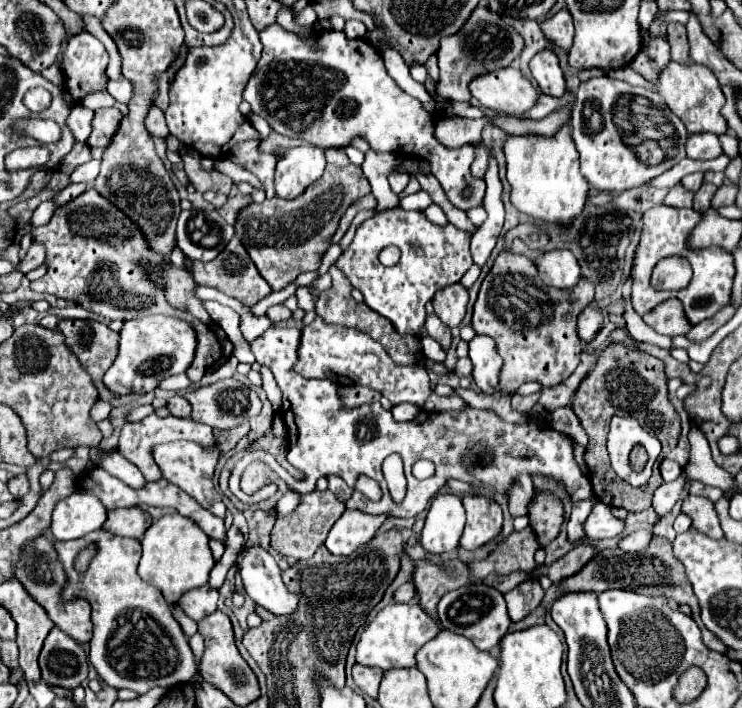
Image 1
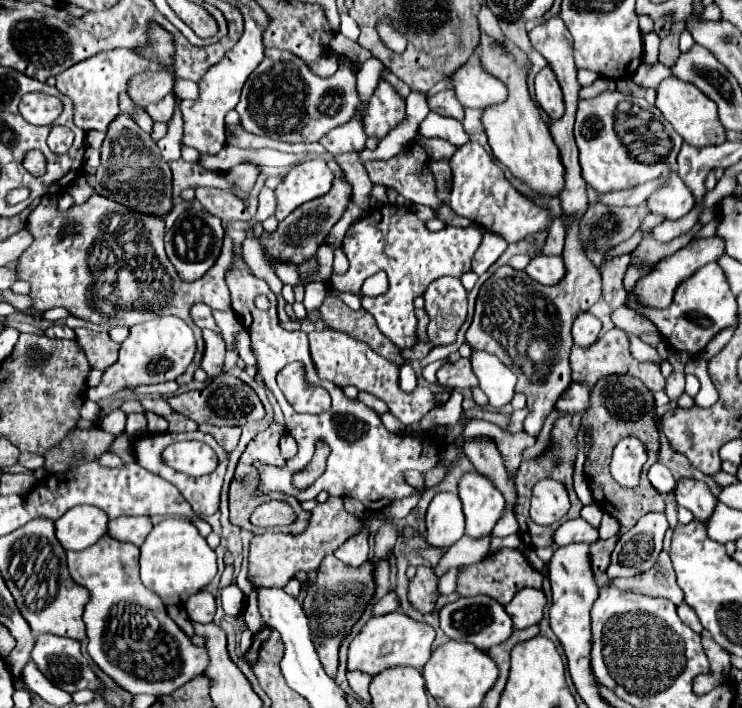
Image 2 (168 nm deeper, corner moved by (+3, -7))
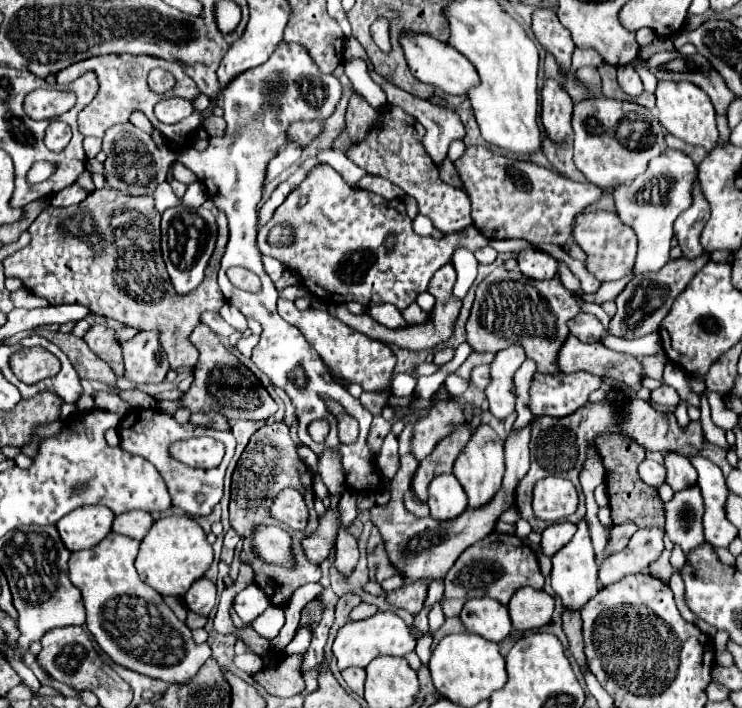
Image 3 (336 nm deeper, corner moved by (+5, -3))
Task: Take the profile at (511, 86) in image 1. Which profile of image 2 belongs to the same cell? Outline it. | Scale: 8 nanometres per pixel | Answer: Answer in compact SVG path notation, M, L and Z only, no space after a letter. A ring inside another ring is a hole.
M466 63L452 75L452 85L456 91L456 99L470 109L484 109L492 107L496 103L504 103L508 99L508 91L500 79L494 75L488 75L484 67Z

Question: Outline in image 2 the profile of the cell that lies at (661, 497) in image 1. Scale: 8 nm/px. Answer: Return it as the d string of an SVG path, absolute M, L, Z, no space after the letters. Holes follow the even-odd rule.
M652 511L644 515L628 533L620 535L606 571L608 577L632 577L636 573L648 571L662 551L666 529L668 521L664 513Z

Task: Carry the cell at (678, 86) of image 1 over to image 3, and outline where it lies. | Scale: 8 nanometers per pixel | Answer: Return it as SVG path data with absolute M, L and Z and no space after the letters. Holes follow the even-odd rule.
M660 81L656 89L656 109L658 109L658 121L666 131L670 131L674 137L690 143L700 145L706 151L714 149L718 143L718 129L716 129L716 111L712 107L710 97L688 81Z

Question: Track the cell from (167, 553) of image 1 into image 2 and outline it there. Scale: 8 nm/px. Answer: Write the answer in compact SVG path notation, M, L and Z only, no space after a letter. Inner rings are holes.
M170 517L154 525L154 531L146 537L140 551L140 579L144 587L160 595L166 607L182 607L190 595L202 591L216 575L216 553L186 519Z

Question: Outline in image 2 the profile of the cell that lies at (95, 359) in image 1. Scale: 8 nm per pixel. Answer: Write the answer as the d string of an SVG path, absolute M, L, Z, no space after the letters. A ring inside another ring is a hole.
M74 329L76 343L84 351L92 369L104 371L118 359L120 343L114 343L108 333L98 333L90 329Z

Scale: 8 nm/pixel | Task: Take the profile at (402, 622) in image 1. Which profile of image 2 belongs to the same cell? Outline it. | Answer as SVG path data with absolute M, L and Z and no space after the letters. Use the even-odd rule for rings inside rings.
M402 611L386 613L382 617L372 617L362 631L354 637L348 649L348 671L362 671L368 675L378 675L392 667L416 667L422 669L432 653L432 641L436 631L424 623L416 621Z

